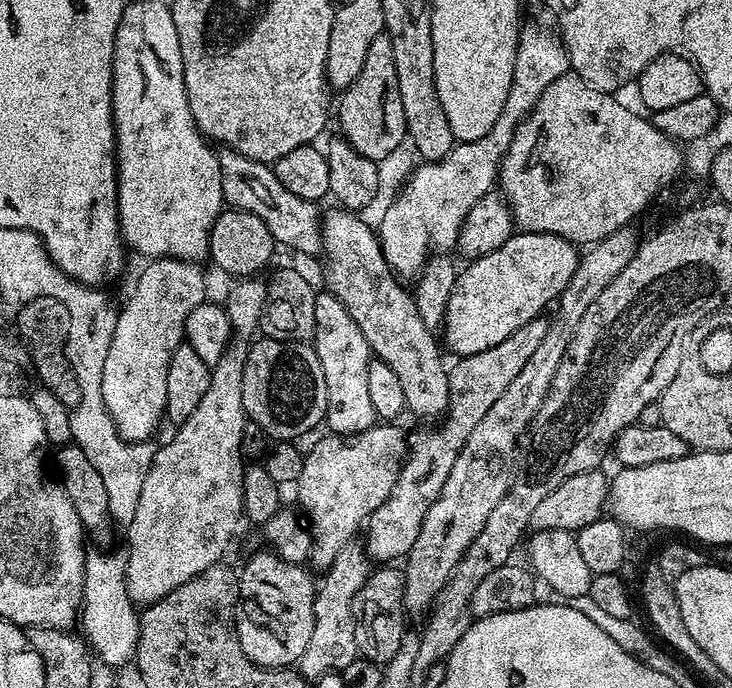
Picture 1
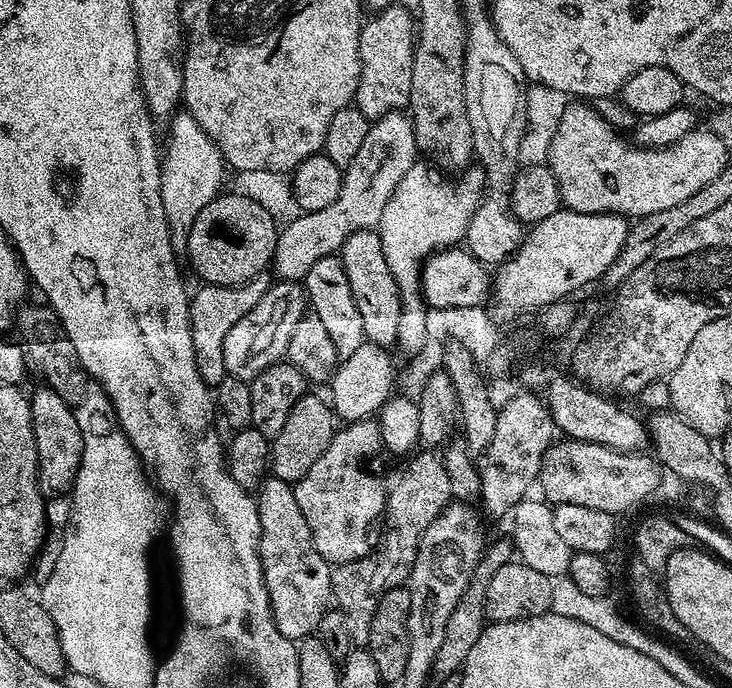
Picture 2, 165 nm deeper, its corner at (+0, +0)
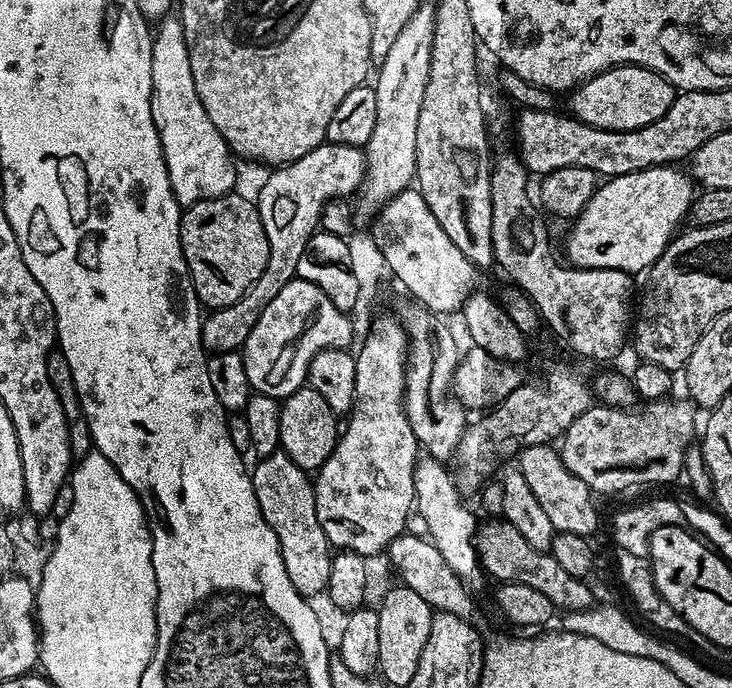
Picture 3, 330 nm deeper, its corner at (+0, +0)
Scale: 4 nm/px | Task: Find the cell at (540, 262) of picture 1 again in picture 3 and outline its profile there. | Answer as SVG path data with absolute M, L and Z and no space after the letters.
M663 164L646 170L638 170L634 174L622 174L605 179L597 187L596 192L586 202L586 206L571 221L572 229L568 232L566 252L567 263L576 270L590 268L609 268L622 270L629 274L643 273L666 250L672 237L677 235L682 216L691 211L694 199L694 181L683 167Z

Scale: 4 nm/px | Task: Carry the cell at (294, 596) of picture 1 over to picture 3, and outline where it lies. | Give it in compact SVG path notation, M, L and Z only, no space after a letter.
M282 450L255 461L251 469L254 498L262 510L262 518L270 522L270 530L278 534L282 562L286 562L286 574L294 582L297 590L306 597L315 597L315 592L323 593L330 582L330 566L333 549L318 522L316 490L309 473L303 472Z

